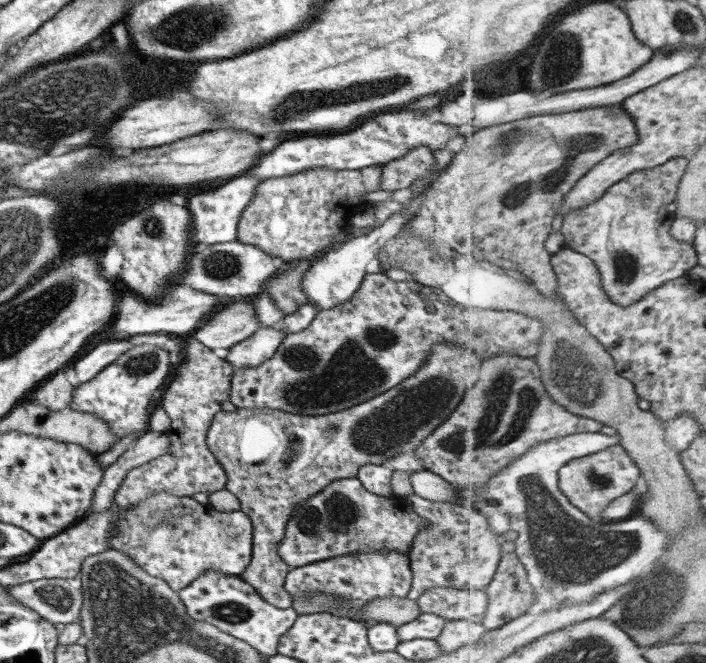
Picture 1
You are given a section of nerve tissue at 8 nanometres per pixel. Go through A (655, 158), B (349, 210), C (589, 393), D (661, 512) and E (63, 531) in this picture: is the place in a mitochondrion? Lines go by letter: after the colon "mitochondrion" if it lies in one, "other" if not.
A: other
B: other
C: mitochondrion
D: mitochondrion
E: other

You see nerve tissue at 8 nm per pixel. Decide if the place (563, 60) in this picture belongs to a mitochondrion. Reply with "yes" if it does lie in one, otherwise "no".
yes

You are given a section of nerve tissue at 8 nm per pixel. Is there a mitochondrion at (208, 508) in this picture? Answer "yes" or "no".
no

